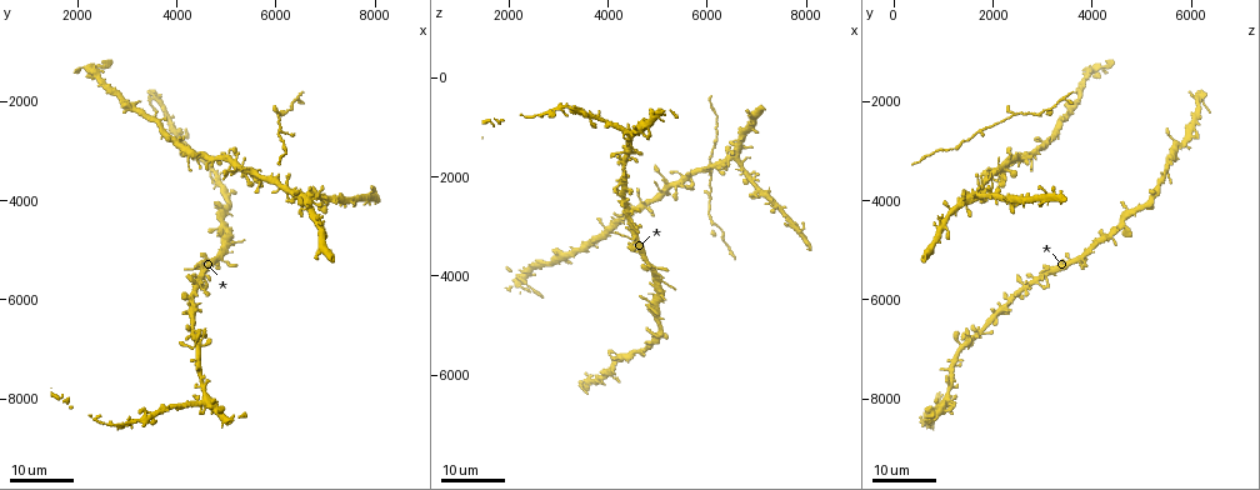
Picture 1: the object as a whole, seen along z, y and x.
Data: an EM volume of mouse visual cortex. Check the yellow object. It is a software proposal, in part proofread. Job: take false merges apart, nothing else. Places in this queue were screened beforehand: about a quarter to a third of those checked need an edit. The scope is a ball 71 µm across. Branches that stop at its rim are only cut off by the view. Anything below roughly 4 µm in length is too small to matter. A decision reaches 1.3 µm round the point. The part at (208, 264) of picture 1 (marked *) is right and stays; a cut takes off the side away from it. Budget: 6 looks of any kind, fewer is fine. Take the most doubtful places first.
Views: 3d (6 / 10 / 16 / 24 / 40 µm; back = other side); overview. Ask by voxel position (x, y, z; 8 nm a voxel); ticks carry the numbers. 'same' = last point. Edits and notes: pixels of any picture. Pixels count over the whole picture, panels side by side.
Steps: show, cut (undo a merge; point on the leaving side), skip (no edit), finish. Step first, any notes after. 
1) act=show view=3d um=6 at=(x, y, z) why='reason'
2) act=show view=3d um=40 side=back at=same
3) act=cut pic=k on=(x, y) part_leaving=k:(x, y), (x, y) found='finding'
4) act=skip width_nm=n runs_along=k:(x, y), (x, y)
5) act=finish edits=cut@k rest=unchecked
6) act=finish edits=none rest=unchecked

act=show view=3d um=16 at=(6200, 2250, 2900) why='three-way junction'

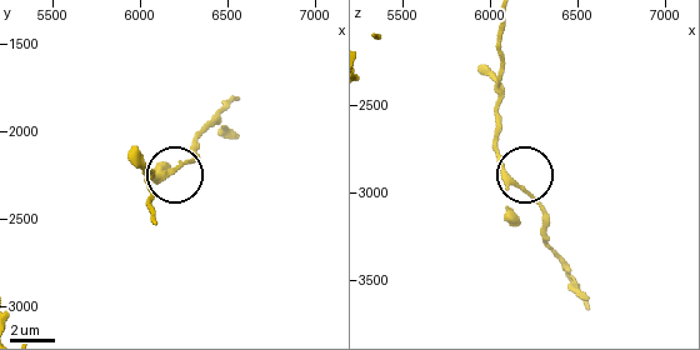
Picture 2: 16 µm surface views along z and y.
act=show view=3d um=10 at=(6160, 2240, 2960) why='closer look'

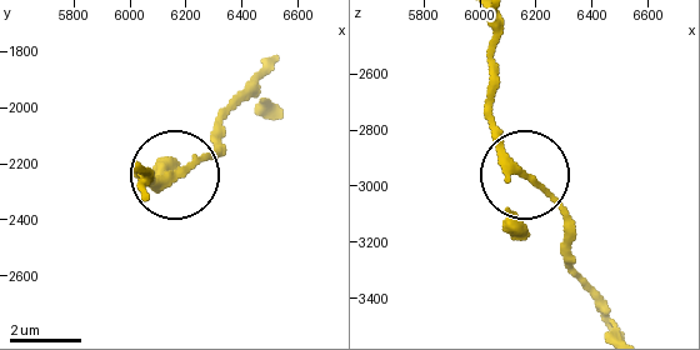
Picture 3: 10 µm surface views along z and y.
act=skip width_nm=210 found='continuous, no second neuron'

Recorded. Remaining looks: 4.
act=show view=3d um=24 at=(4850, 4250, 4700)

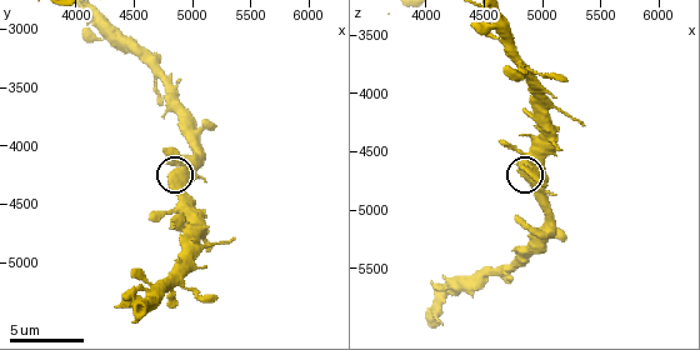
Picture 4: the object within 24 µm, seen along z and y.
act=show view=3d um=6 at=same

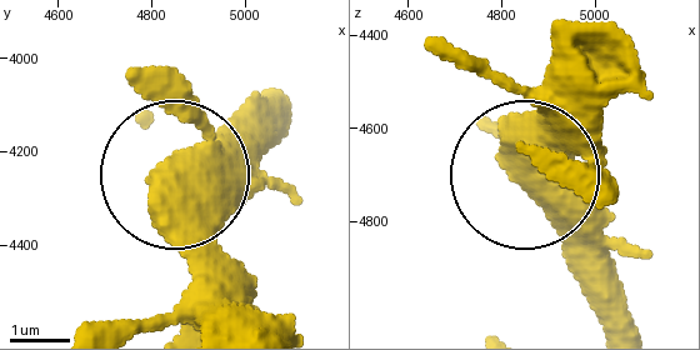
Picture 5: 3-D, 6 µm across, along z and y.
act=skip found='one neuron here'

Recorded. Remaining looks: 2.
act=show view=3d um=24 at=(4650, 7900, 1050)

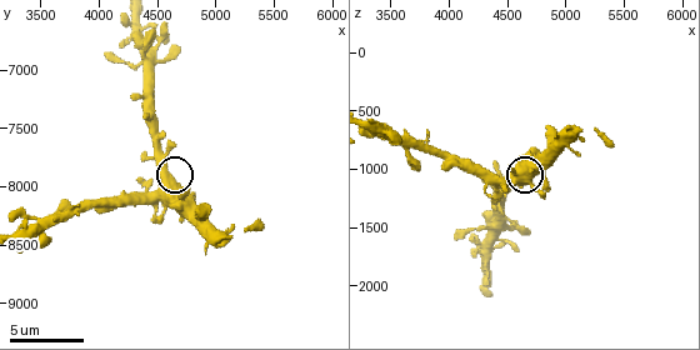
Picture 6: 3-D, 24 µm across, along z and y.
act=show view=3d um=10 at=same

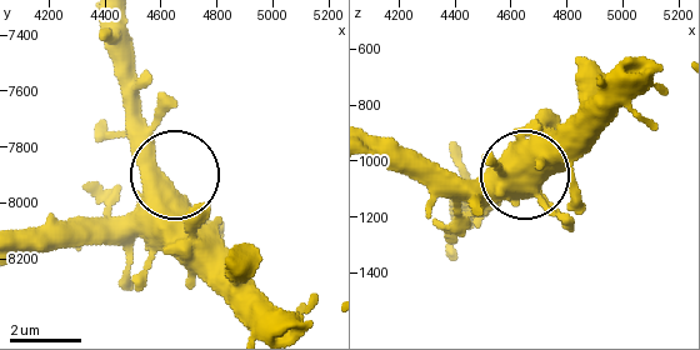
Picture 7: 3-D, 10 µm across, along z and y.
act=skip side_arm_um=8 found='continuous, no second neuron'

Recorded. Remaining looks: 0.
act=finish edits=none rest=unchecked

